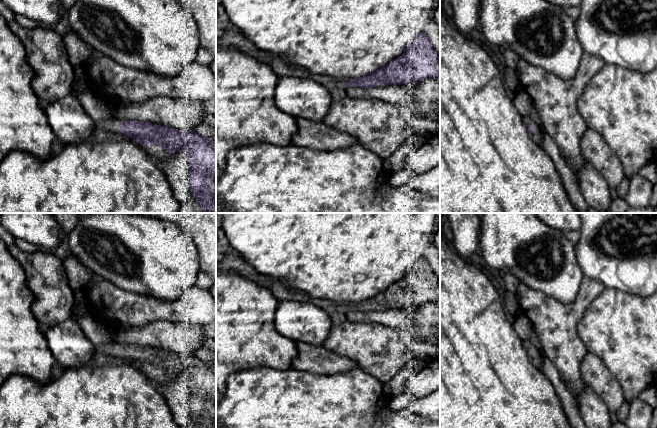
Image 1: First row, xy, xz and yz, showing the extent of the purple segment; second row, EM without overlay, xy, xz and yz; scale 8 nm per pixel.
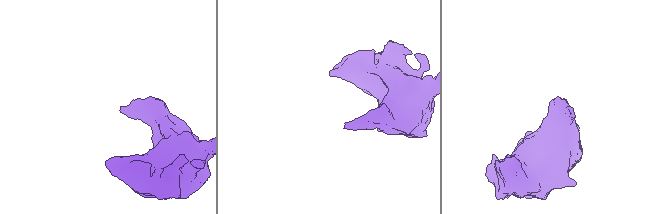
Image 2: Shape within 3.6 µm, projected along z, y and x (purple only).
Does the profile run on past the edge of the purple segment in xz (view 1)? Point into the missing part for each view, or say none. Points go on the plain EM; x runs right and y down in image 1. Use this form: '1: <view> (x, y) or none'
1: xz (329, 306)

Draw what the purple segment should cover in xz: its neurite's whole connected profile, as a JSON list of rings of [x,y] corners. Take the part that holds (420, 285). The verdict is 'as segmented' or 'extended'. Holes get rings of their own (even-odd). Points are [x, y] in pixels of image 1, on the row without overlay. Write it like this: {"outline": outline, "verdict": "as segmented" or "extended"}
{"outline": [[[420,257],[404,277],[385,291],[356,303],[335,302],[328,299],[312,299],[316,306],[326,312],[349,311],[373,312],[383,309],[418,309],[425,303],[440,305],[440,278],[435,274],[426,257]]], "verdict": "extended"}

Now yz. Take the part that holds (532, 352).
{"outline": [[[525,343],[525,348],[528,351],[529,359],[532,364],[539,368],[541,364],[541,352],[540,347],[533,343]]], "verdict": "extended"}

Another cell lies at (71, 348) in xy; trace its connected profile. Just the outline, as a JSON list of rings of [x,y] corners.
[[[73,319],[44,329],[44,337],[56,364],[63,370],[90,365],[94,345]]]

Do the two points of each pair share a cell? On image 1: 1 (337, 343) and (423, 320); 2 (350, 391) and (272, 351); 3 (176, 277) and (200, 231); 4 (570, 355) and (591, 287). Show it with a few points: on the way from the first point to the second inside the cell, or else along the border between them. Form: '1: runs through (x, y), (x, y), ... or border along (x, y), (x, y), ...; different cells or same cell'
1: runs through (359, 342), (385, 342), (396, 335), (404, 335); same cell
2: border along (267, 367), (291, 368); different cells
3: border along (177, 225), (194, 242), (200, 264); different cells
4: runs through (570, 338), (570, 315), (581, 304); same cell

